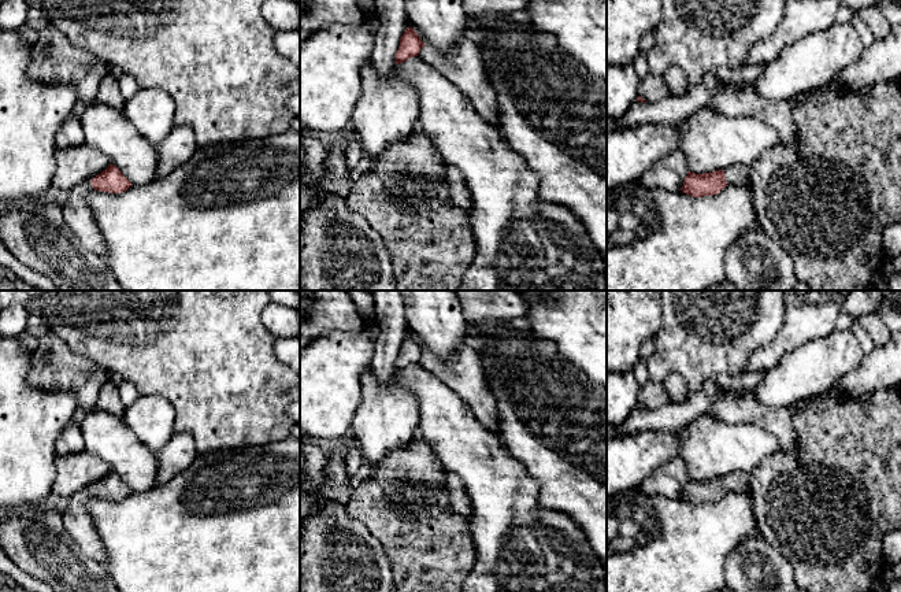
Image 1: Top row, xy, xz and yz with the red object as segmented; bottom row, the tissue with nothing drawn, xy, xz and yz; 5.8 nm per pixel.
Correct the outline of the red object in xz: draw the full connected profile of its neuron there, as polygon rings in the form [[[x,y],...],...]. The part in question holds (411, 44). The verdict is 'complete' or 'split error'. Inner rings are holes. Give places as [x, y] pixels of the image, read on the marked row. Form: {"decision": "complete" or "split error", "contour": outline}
{"decision": "complete", "contour": [[[407,27],[400,38],[400,47],[396,52],[396,64],[404,63],[407,59],[418,56],[424,42],[412,27]]]}

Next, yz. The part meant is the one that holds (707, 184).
{"decision": "split error", "contour": [[[734,164],[726,170],[712,173],[696,174],[689,171],[681,190],[693,197],[702,197],[718,195],[727,185],[749,185],[748,170],[739,164]]]}

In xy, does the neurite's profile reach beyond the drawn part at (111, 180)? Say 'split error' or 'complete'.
split error

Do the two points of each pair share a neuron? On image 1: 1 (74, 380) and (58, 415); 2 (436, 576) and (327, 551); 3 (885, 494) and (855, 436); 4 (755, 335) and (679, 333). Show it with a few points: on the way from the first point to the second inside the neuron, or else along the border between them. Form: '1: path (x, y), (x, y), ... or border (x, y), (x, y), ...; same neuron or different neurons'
1: border (37, 387), (71, 391), (80, 406); different neurons
2: border (374, 536), (388, 559), (393, 577); different neurons
3: path (871, 480), (855, 461), (855, 450); same neuron
4: path (735, 344), (733, 347), (712, 347), (699, 339); same neuron

